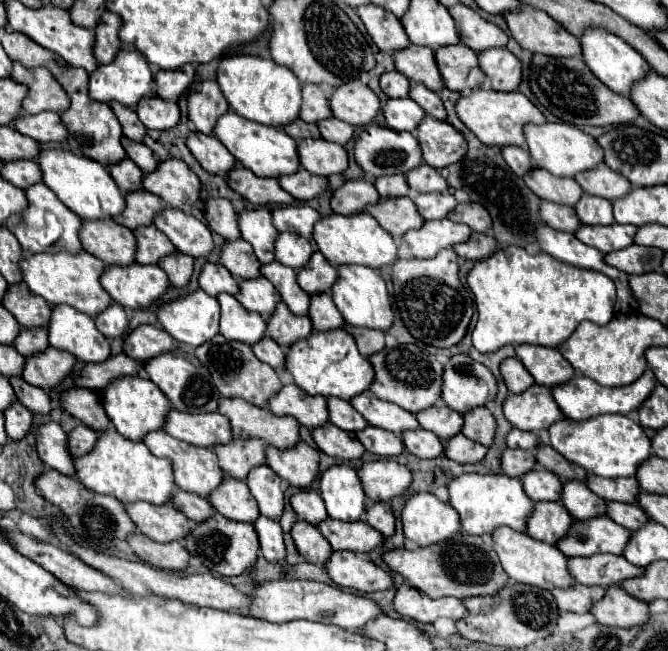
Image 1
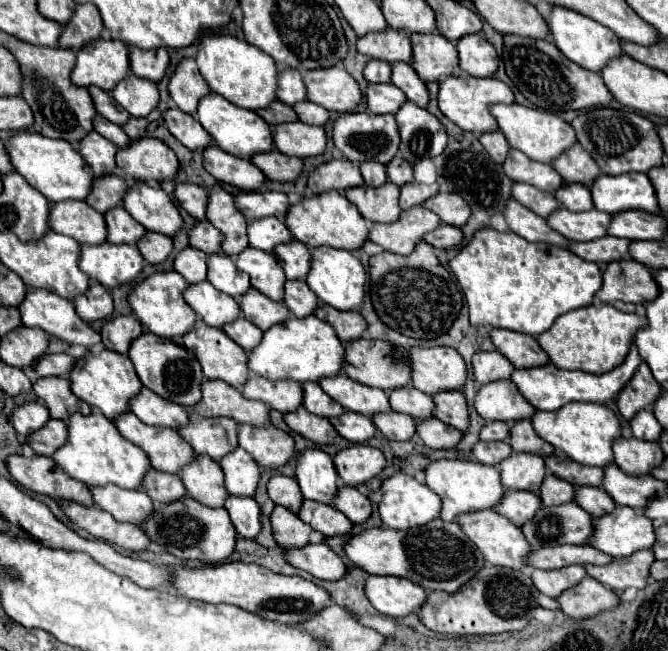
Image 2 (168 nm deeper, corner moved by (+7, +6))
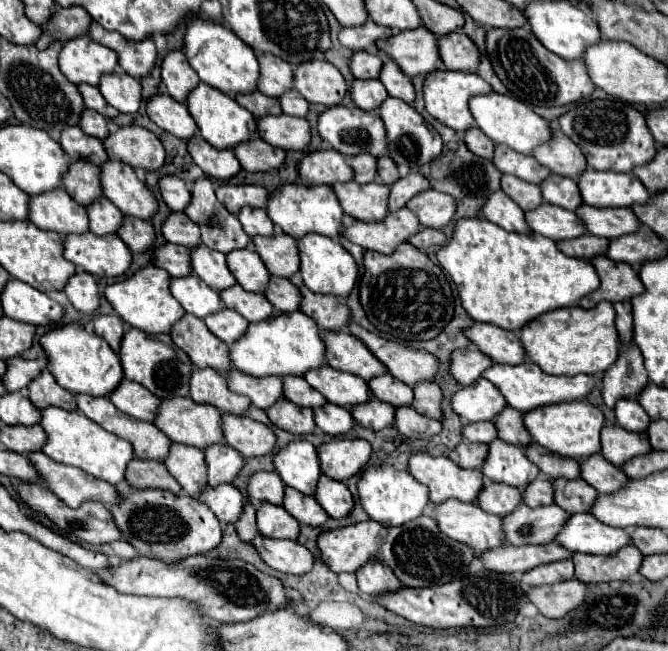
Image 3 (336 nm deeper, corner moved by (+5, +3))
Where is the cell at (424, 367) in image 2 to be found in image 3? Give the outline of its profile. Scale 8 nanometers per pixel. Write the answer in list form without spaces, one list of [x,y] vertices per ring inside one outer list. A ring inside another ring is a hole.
[[[351,323],[351,327],[347,329],[351,335],[363,341],[365,347],[369,347],[369,351],[387,367],[387,371],[393,377],[411,387],[419,381],[431,381],[431,377],[437,373],[439,361],[425,349],[415,349],[395,341],[387,341],[375,333],[369,333],[357,323]]]

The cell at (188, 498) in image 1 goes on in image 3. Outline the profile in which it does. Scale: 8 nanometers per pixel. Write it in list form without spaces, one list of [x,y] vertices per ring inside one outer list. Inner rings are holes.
[[[133,457],[131,465],[127,465],[125,479],[129,485],[139,487],[139,489],[155,487],[155,489],[167,489],[175,495],[181,491],[179,483],[169,475],[167,467],[159,461],[143,461],[143,459]]]

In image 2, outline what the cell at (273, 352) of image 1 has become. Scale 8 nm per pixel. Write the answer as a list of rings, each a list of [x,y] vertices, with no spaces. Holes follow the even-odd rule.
[[[239,318],[233,324],[227,324],[223,332],[229,338],[233,338],[241,348],[245,348],[247,352],[251,352],[257,346],[257,342],[261,342],[261,338],[263,338],[263,332],[245,318]]]

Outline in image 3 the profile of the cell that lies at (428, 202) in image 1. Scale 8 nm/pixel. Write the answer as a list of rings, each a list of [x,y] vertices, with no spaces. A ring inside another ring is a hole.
[[[411,171],[409,175],[397,179],[393,185],[391,185],[391,193],[389,193],[389,211],[399,211],[405,207],[405,203],[415,197],[417,193],[421,191],[427,191],[431,185],[429,181],[417,173],[417,171]]]

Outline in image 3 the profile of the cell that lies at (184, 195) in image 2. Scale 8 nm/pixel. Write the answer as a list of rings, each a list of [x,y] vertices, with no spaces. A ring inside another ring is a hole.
[[[163,175],[159,179],[159,189],[161,189],[161,197],[167,203],[167,207],[171,211],[183,211],[191,199],[191,191],[185,185],[185,181],[173,177],[173,175]]]

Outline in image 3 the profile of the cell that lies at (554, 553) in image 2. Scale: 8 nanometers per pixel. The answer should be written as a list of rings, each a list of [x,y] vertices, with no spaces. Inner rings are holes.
[[[547,543],[547,545],[527,545],[527,547],[503,545],[497,547],[495,551],[485,551],[483,555],[477,557],[483,561],[485,569],[499,573],[525,573],[537,565],[567,559],[571,555],[573,553],[559,547],[557,543]]]

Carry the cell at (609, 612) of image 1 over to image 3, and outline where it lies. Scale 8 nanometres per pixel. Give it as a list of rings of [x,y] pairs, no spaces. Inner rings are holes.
[[[571,579],[551,587],[529,587],[527,599],[539,609],[541,615],[559,619],[585,601],[585,591],[587,587],[581,581]]]

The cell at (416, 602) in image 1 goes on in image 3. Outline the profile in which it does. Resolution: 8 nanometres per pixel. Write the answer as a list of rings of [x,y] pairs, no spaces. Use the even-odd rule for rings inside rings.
[[[377,561],[365,563],[363,567],[359,567],[359,571],[355,571],[355,575],[357,575],[359,593],[363,593],[363,595],[377,597],[381,593],[397,591],[401,587],[395,573],[389,567],[385,567],[383,563],[377,563]]]

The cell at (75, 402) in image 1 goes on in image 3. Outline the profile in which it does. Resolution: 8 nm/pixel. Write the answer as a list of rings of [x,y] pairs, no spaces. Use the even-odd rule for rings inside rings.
[[[49,369],[41,371],[39,377],[35,377],[29,385],[29,399],[33,401],[33,405],[37,409],[43,409],[43,407],[61,407],[61,409],[67,409],[67,411],[75,411],[77,405],[75,405],[75,395],[69,393],[67,389],[59,387],[59,383],[55,381],[55,377],[49,373]]]

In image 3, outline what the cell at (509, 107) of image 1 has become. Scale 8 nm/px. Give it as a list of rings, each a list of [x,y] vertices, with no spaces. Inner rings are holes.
[[[437,69],[429,73],[423,79],[423,101],[425,101],[425,111],[441,121],[443,125],[463,133],[473,125],[473,115],[469,111],[469,97],[471,95],[487,95],[491,93],[491,85],[487,85],[477,73],[469,71],[447,71],[447,69]]]

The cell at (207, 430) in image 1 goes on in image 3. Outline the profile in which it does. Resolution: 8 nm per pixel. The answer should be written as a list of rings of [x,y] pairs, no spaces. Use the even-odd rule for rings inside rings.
[[[123,379],[123,383],[119,383],[119,387],[115,387],[107,399],[113,401],[119,411],[141,421],[153,421],[161,403],[159,397],[151,395],[151,391],[147,391],[143,385],[127,379]]]

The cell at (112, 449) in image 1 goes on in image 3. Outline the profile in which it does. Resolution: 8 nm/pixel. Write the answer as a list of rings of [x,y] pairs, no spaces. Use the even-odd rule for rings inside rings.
[[[59,407],[43,409],[39,425],[47,433],[47,441],[41,447],[41,451],[49,455],[53,461],[79,467],[85,473],[103,479],[111,485],[117,485],[125,479],[125,467],[133,459],[133,447],[125,439],[119,439],[115,433],[105,431],[79,411],[65,411]]]

